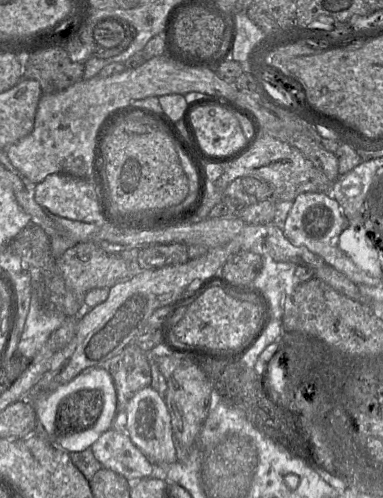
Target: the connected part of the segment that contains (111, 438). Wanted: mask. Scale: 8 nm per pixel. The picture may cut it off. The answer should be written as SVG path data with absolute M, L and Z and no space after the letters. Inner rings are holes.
M110 429L91 446L104 468L129 480L150 478L153 462L132 442L128 433Z

